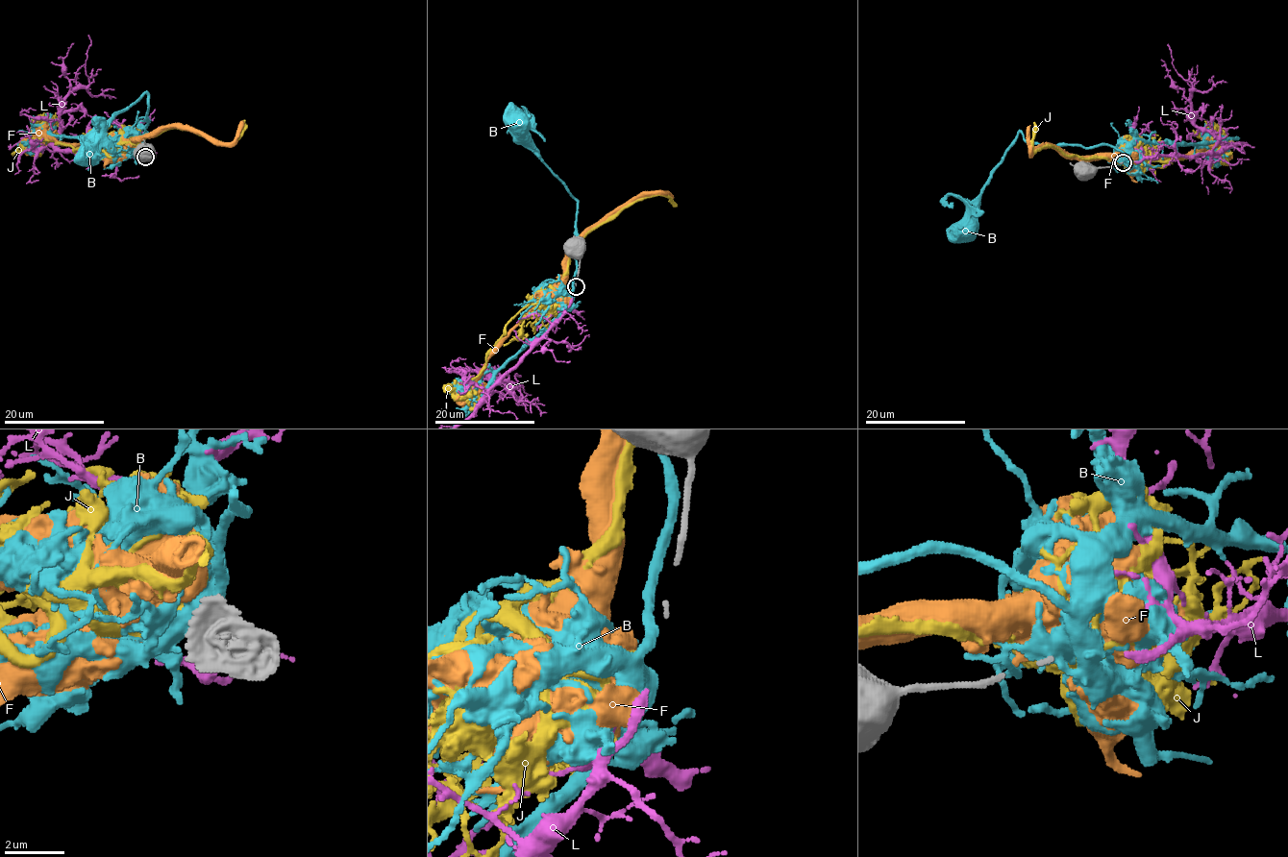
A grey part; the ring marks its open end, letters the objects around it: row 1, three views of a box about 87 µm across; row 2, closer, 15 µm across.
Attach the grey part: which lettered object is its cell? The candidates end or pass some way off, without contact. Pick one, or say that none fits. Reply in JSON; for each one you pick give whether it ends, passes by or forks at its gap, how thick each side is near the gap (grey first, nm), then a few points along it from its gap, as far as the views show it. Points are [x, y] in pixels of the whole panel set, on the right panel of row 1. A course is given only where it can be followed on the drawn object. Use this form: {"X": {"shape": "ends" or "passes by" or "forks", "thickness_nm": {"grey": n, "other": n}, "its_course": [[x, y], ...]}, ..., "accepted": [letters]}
{"L": {"shape": "ends", "thickness_nm": {"grey": 120, "other": 300}}, "accepted": ["L"]}

